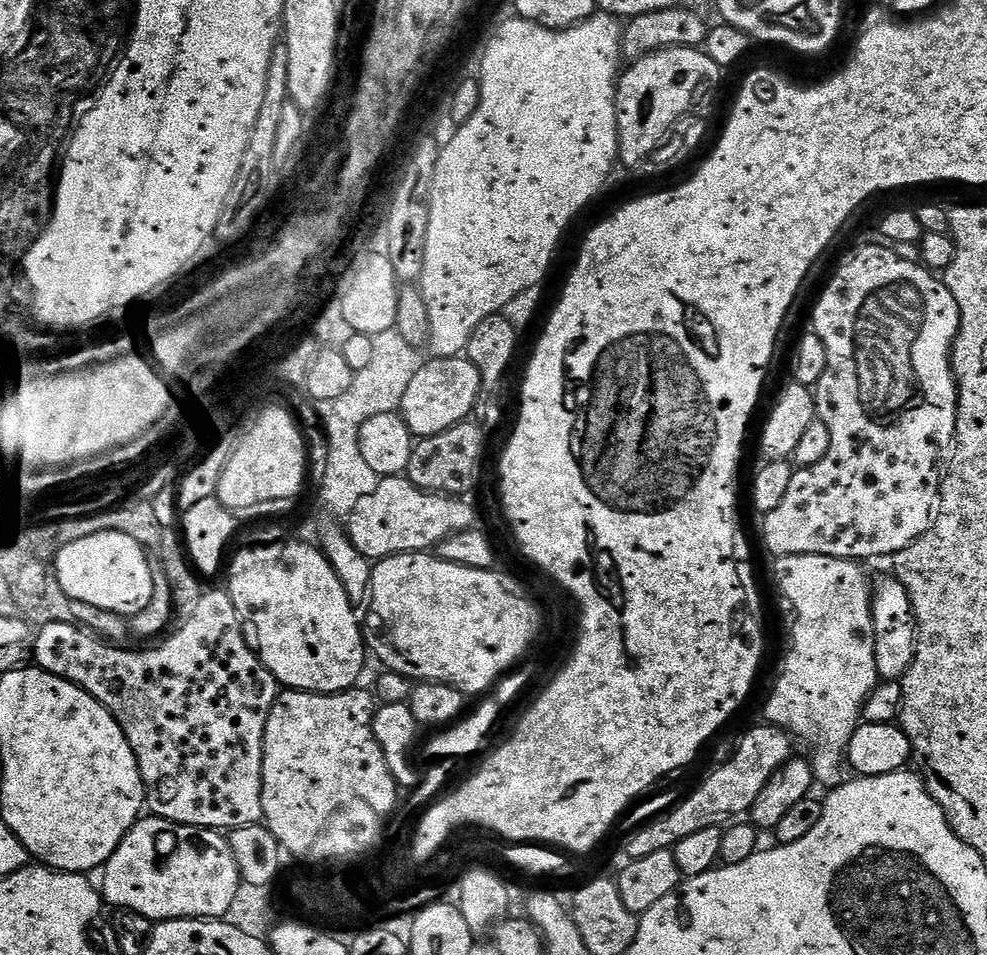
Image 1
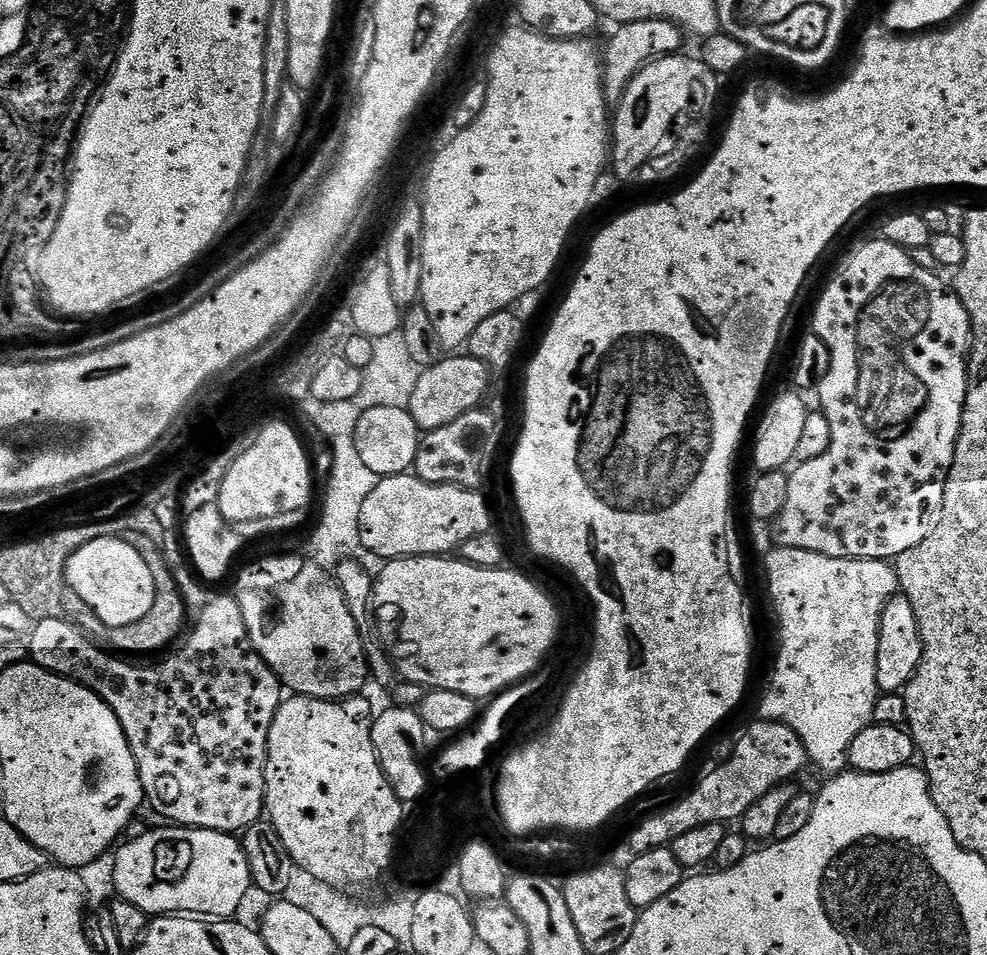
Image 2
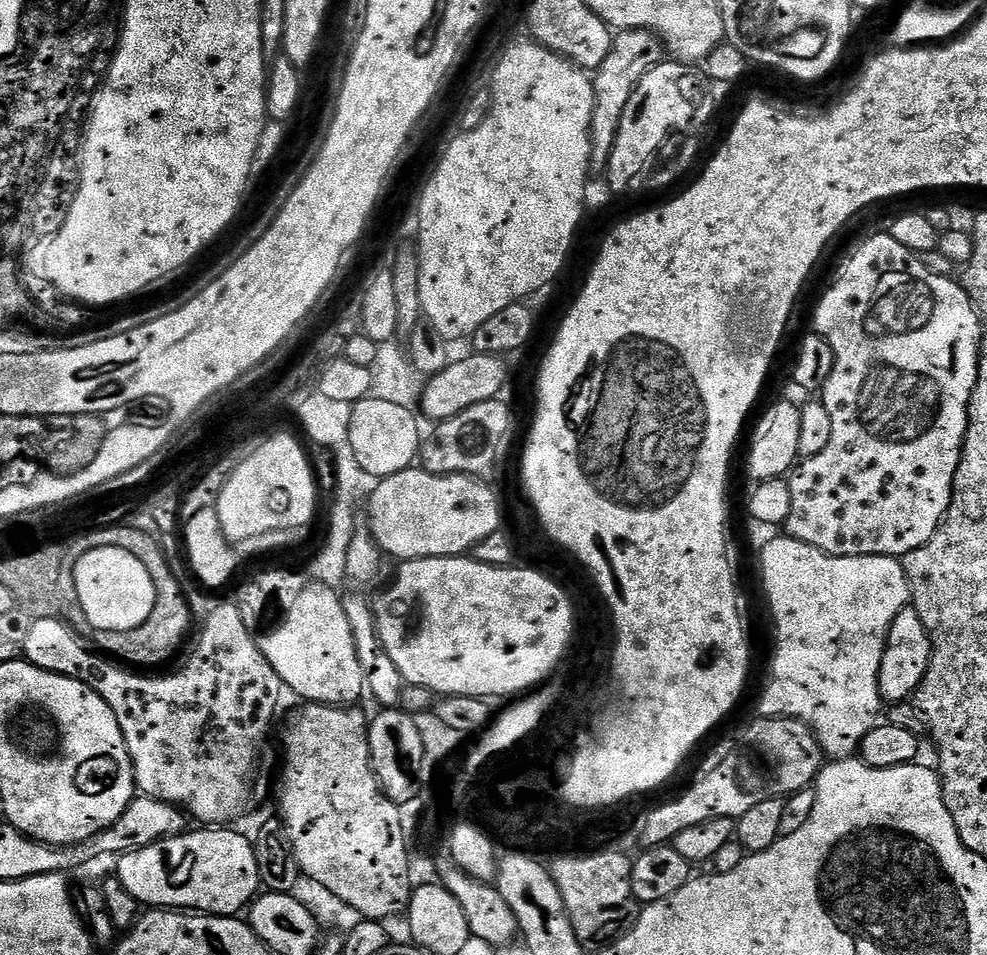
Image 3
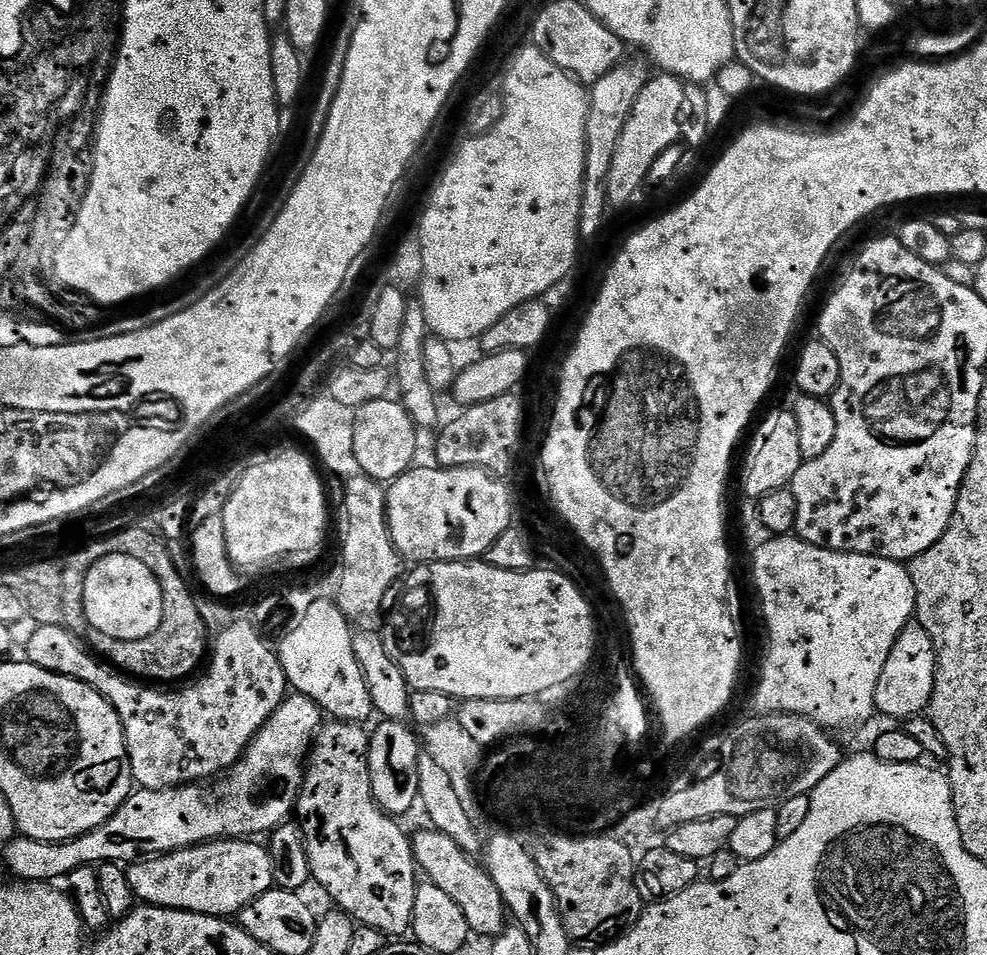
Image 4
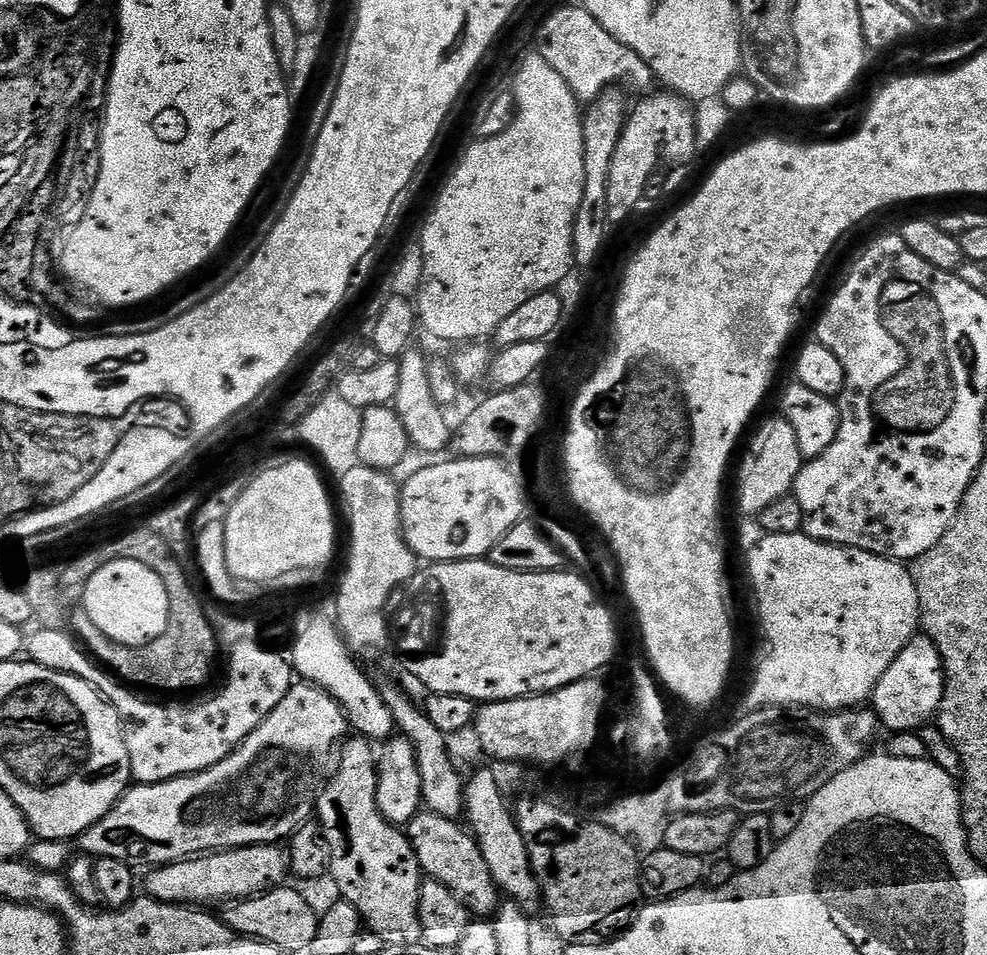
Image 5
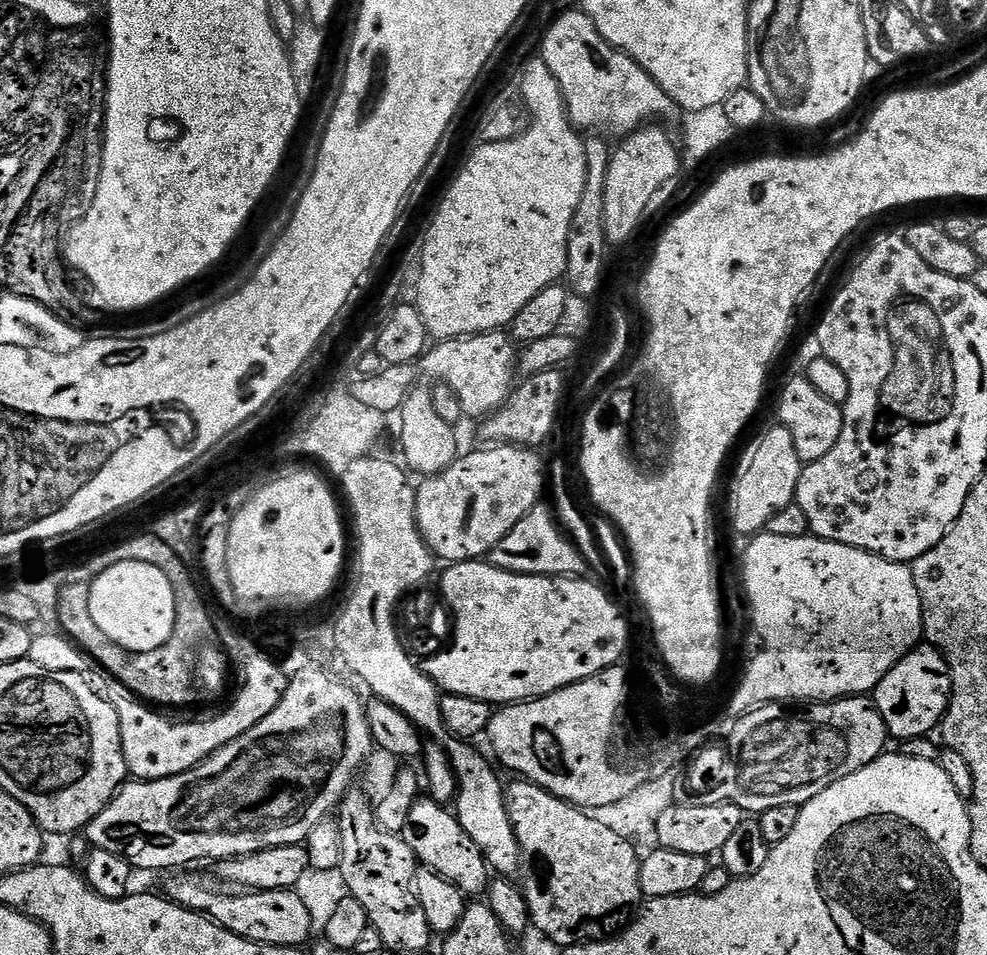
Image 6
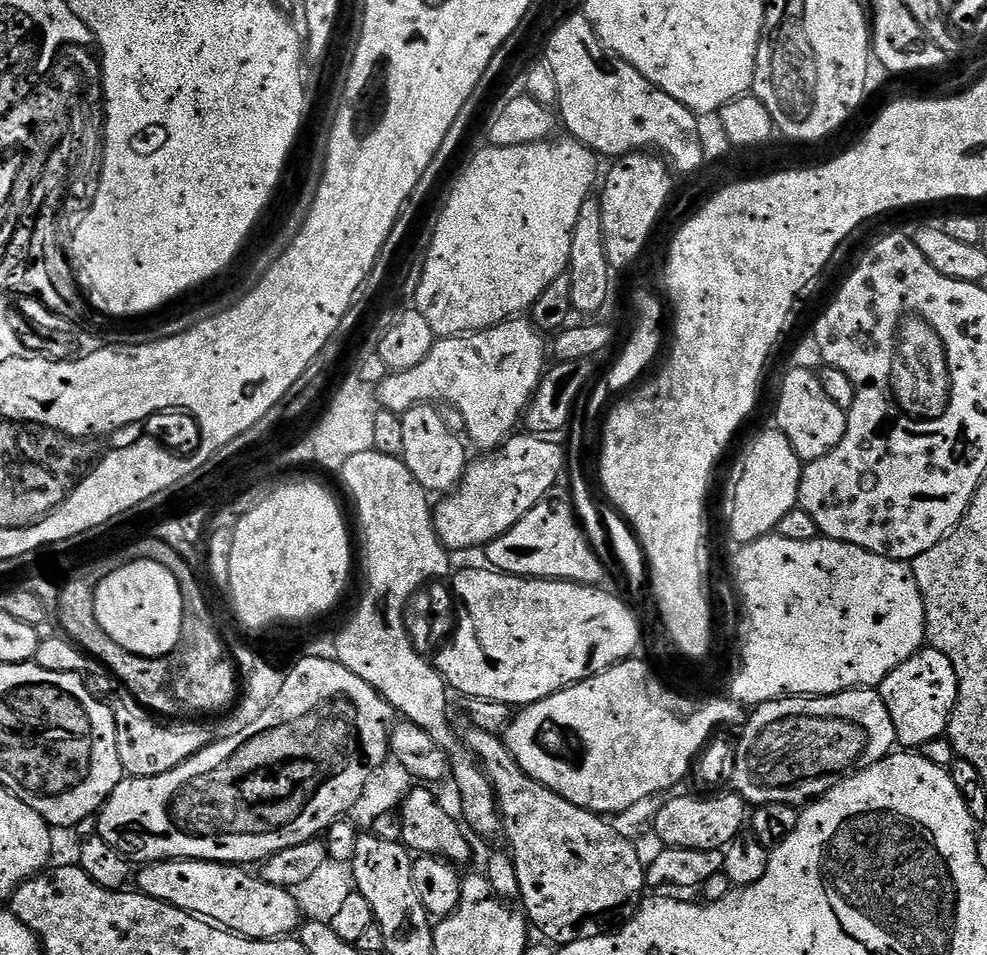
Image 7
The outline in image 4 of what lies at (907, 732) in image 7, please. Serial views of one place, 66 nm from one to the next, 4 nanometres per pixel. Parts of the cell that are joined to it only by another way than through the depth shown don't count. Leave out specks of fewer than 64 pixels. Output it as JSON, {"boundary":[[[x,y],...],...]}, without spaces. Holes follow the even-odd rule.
{"boundary":[[[918,622],[907,624],[898,634],[894,642],[894,650],[890,650],[890,658],[886,658],[886,666],[882,666],[882,678],[878,678],[876,691],[876,710],[882,717],[903,722],[914,716],[927,713],[928,704],[934,694],[936,681],[936,651],[930,634]]]}

